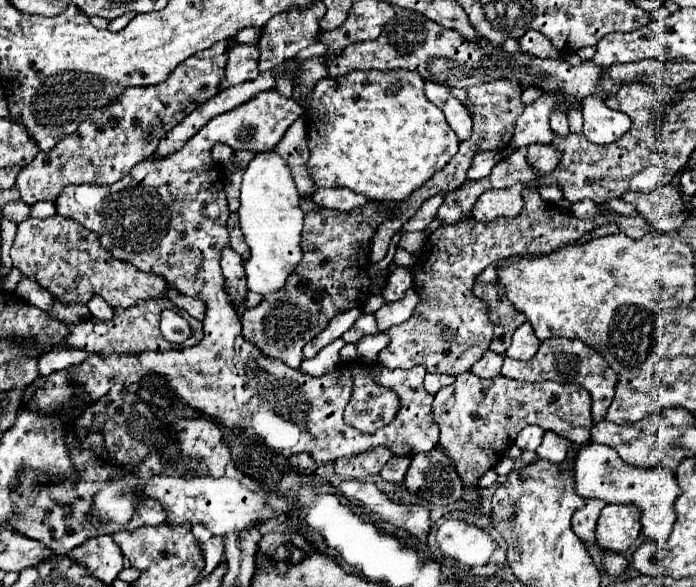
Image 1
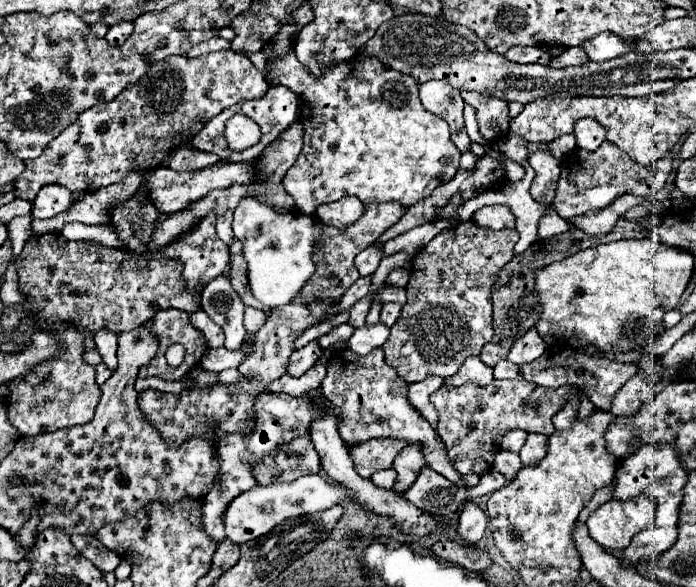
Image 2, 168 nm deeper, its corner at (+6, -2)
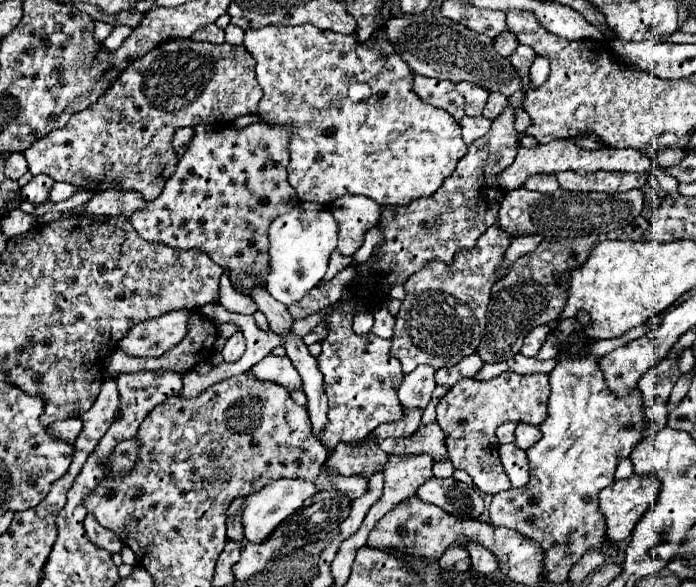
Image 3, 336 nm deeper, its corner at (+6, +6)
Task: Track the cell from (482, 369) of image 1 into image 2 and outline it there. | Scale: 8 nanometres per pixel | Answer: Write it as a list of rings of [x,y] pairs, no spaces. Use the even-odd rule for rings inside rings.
[[[470,356],[470,360],[466,360],[462,364],[458,374],[454,374],[450,380],[444,380],[444,384],[446,386],[462,386],[466,382],[472,382],[472,384],[478,384],[478,386],[486,386],[492,380],[494,380],[492,368],[488,368],[478,356]]]

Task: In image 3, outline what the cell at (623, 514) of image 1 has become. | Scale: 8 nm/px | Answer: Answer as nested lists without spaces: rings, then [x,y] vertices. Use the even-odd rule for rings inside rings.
[[[630,476],[626,480],[618,480],[612,486],[600,490],[598,504],[600,504],[600,512],[604,514],[604,522],[606,522],[606,538],[612,544],[620,544],[630,536],[630,532],[632,532],[634,524],[640,520],[640,516],[646,510],[650,510],[654,506],[654,502],[658,500],[658,488],[660,488],[660,484],[654,480],[654,476],[646,476],[646,478]]]

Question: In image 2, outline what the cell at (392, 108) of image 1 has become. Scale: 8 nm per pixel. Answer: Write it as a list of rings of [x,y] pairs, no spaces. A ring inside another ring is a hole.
[[[294,54],[282,60],[266,60],[266,72],[268,84],[282,84],[294,90],[302,104],[298,122],[304,126],[304,148],[282,180],[302,214],[314,214],[320,204],[340,200],[342,196],[358,196],[364,204],[400,202],[404,208],[410,208],[428,198],[434,188],[454,178],[460,152],[450,140],[448,124],[440,116],[424,110],[418,98],[418,84],[412,76],[392,68],[386,70],[376,56],[362,54],[354,56],[354,60],[334,64],[334,68],[326,68],[320,78],[306,72],[306,66]]]

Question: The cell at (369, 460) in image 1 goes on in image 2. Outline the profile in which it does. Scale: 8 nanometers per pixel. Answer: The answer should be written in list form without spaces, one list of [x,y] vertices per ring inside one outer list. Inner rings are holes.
[[[374,438],[366,444],[350,446],[350,458],[354,460],[354,468],[360,476],[370,478],[374,472],[392,468],[392,462],[396,454],[406,448],[408,444],[402,440],[390,440],[390,438]]]

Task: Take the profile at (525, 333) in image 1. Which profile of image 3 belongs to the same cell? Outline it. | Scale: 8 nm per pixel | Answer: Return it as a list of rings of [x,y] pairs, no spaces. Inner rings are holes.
[[[536,326],[526,338],[524,338],[524,344],[522,344],[522,348],[520,348],[520,354],[522,356],[536,356],[538,354],[538,350],[542,348],[542,344],[544,344],[544,340],[546,340],[546,336],[550,334],[550,326]]]

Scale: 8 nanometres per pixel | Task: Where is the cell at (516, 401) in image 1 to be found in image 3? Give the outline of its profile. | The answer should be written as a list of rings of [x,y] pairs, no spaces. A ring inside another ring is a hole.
[[[504,372],[492,380],[462,378],[456,382],[436,406],[436,422],[446,436],[446,448],[454,468],[466,470],[474,484],[486,492],[496,494],[510,488],[510,480],[504,476],[504,468],[498,460],[496,428],[504,422],[528,422],[540,426],[546,420],[546,404],[550,396],[548,374],[514,374]]]

